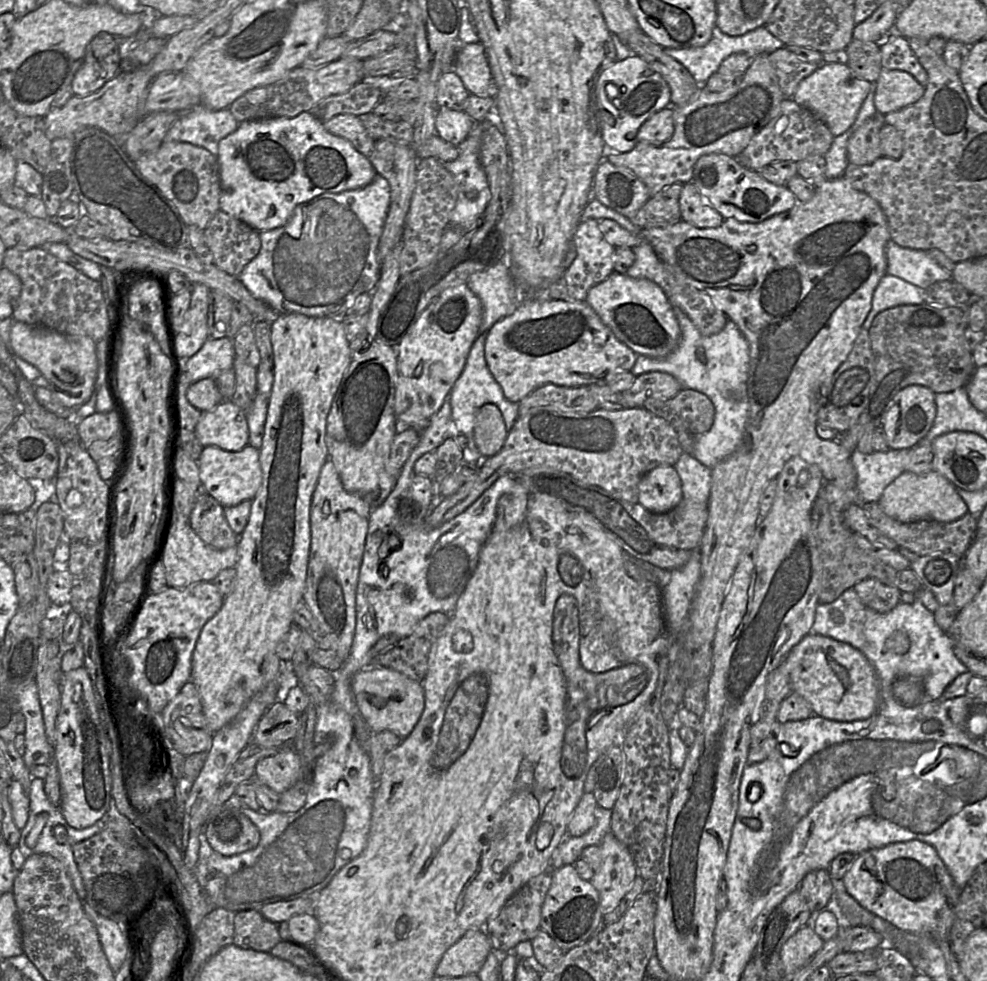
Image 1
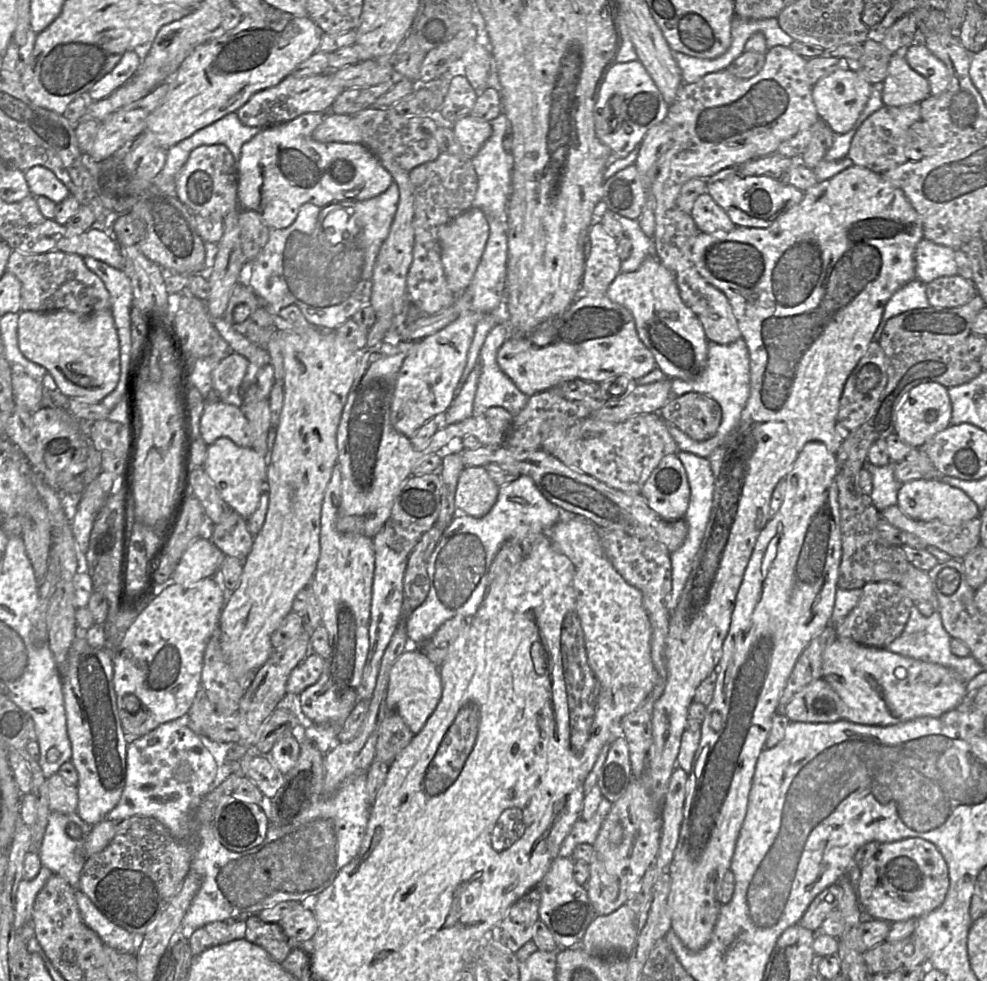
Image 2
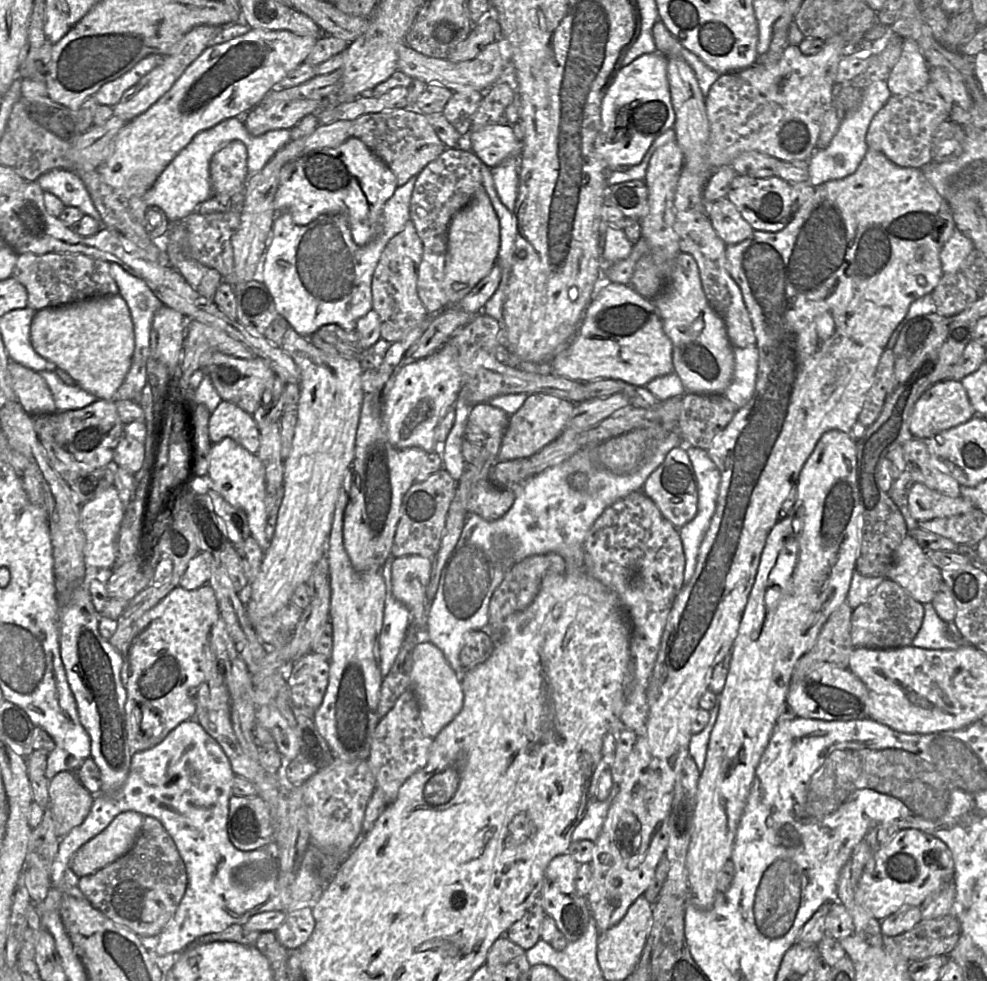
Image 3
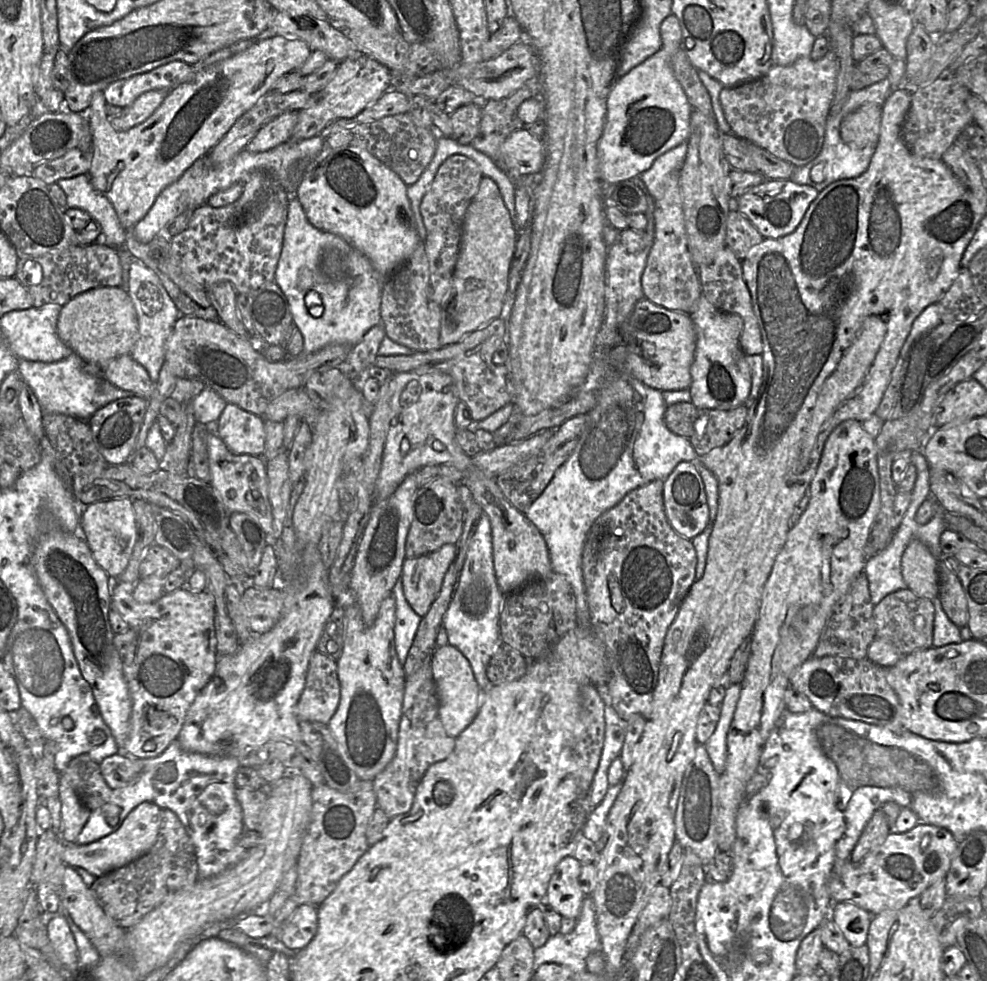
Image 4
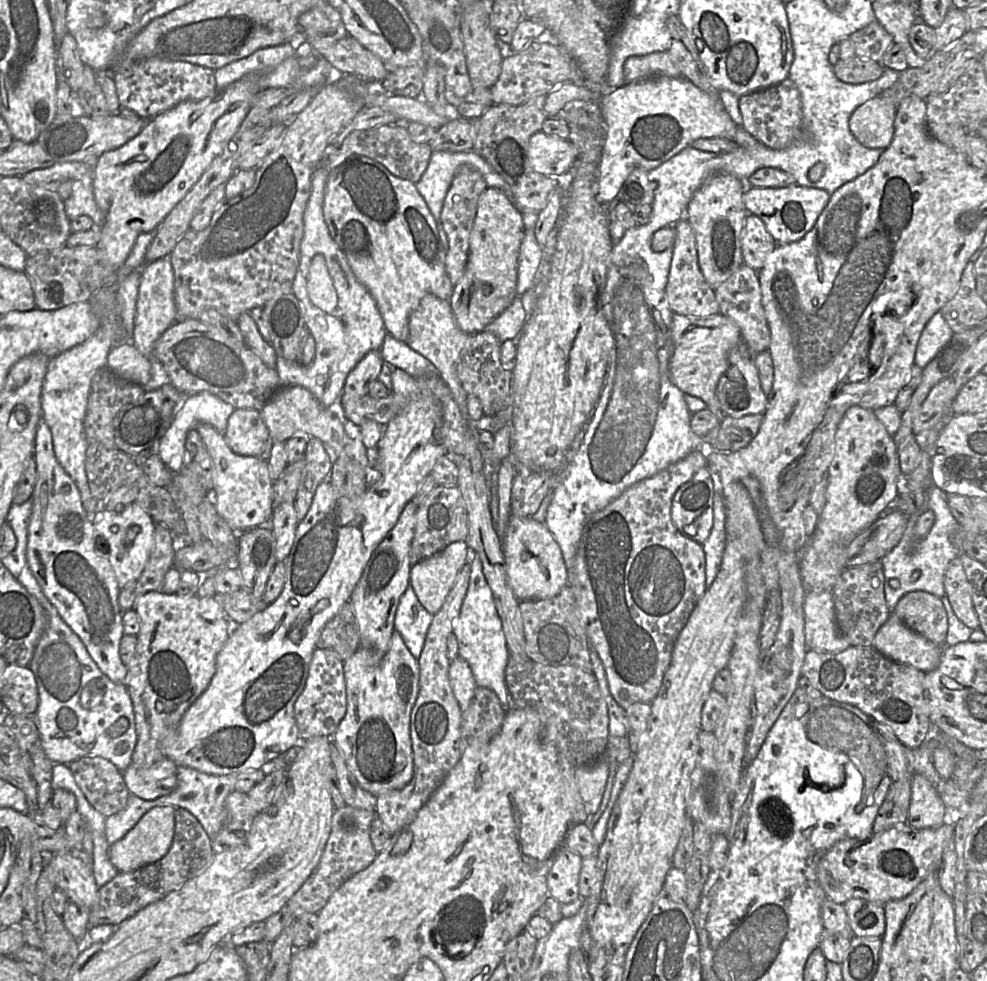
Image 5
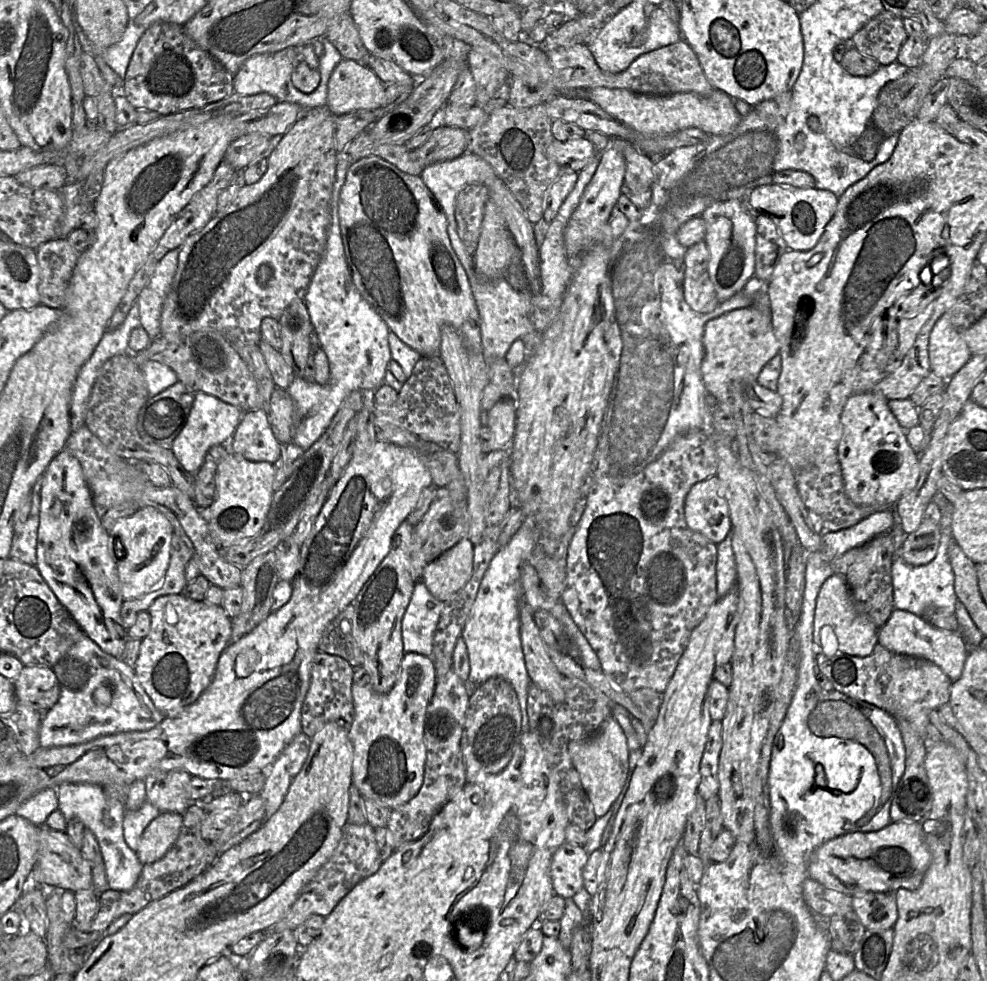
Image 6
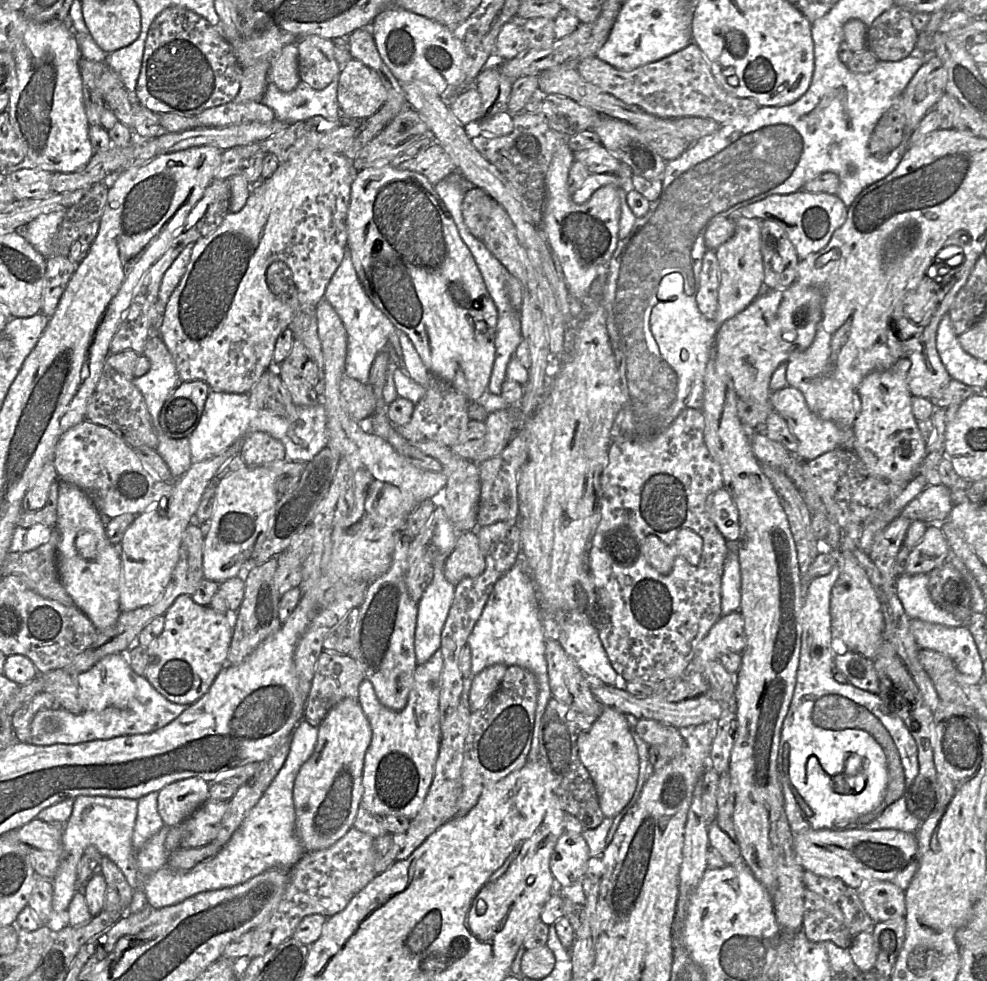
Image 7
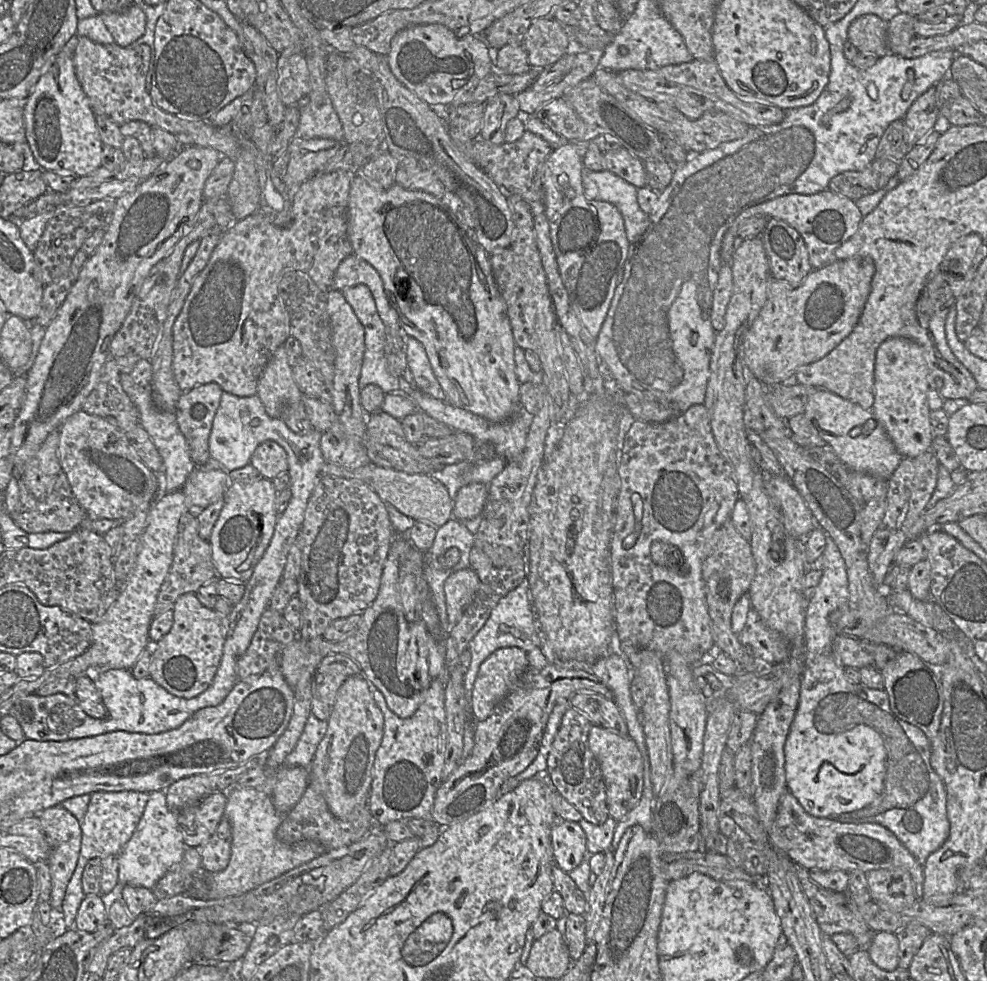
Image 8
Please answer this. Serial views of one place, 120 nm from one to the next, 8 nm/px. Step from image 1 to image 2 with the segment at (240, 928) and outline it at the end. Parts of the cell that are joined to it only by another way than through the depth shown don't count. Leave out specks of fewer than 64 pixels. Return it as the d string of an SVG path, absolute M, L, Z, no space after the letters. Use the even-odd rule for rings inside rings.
M256 914L248 916L245 938L247 941L265 949L280 964L291 951L288 936L279 923L263 922Z

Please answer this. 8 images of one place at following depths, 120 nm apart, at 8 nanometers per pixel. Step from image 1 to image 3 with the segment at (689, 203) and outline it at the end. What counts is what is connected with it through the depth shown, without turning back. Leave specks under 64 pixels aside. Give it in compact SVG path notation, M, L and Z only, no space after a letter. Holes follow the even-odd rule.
M727 198L707 203L713 229L726 245L740 243L753 235L754 229Z

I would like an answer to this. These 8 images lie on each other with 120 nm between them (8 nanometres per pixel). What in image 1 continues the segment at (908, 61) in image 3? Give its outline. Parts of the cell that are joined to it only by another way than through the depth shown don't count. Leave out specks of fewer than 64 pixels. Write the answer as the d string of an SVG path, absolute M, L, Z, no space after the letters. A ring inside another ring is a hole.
M883 70L877 80L875 107L879 114L887 114L917 102L925 92L925 85L902 70Z

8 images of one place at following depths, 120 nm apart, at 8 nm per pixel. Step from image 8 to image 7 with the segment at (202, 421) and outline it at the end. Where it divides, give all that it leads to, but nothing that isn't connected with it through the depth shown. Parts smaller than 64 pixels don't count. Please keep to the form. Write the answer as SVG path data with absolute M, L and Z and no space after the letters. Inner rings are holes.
M204 381L182 382L161 408L157 432L173 439L189 437L199 424L210 392Z

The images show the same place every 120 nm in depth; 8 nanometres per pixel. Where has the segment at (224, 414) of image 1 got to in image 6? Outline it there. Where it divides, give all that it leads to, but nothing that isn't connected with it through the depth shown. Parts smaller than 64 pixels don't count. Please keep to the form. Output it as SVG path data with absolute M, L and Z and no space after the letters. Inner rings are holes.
M264 409L243 412L232 436L233 453L249 461L275 464L281 457L282 446Z

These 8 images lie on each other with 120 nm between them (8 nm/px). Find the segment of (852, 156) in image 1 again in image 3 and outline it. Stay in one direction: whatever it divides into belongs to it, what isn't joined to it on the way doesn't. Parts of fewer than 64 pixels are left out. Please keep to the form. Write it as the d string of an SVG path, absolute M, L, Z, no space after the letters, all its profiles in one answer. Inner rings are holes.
M929 83L914 93L892 95L873 117L866 134L866 143L870 150L883 153L898 166L922 168L933 161L934 133L947 120L951 120L949 107L937 88Z

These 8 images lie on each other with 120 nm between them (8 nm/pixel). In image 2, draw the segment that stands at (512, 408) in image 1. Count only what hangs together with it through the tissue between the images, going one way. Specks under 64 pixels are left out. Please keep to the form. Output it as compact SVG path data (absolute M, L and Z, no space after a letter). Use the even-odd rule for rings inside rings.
M498 323L490 330L481 347L481 373L473 402L473 416L484 413L490 407L499 406L514 418L529 399L497 363L497 352L509 336L509 327Z

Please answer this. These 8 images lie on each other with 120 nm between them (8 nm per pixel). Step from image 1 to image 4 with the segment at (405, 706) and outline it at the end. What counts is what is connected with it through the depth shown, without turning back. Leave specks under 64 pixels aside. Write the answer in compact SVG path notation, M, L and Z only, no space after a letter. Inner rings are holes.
M454 646L435 648L429 662L439 698L439 718L447 734L456 738L476 717L482 705L482 690L469 661Z

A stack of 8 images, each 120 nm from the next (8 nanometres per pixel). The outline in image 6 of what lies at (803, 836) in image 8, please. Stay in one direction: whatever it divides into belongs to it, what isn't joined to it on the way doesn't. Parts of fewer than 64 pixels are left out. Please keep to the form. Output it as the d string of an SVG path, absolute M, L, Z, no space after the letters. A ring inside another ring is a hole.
M896 822L873 832L852 832L833 838L819 846L812 854L808 873L826 888L851 897L867 892L894 893L900 888L917 889L931 863L931 853L917 823Z

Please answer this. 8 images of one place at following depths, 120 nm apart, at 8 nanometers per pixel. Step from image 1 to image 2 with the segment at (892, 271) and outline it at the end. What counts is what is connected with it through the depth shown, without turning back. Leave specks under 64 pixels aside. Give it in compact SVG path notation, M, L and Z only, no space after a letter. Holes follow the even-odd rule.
M922 239L915 250L916 279L928 284L939 277L958 275L956 250Z

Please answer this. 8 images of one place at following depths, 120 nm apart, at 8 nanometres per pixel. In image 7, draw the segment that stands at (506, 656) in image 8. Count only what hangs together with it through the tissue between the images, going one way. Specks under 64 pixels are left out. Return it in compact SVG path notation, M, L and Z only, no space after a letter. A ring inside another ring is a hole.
M494 664L475 675L469 692L471 711L480 710L485 706L498 689L507 669L505 664Z

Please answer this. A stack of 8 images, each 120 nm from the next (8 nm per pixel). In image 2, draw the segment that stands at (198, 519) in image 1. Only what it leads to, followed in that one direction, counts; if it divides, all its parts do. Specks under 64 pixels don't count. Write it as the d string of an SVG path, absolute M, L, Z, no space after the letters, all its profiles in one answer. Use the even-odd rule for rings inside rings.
M236 512L221 523L214 523L210 541L226 556L240 561L250 553L254 536L247 528L246 519Z

